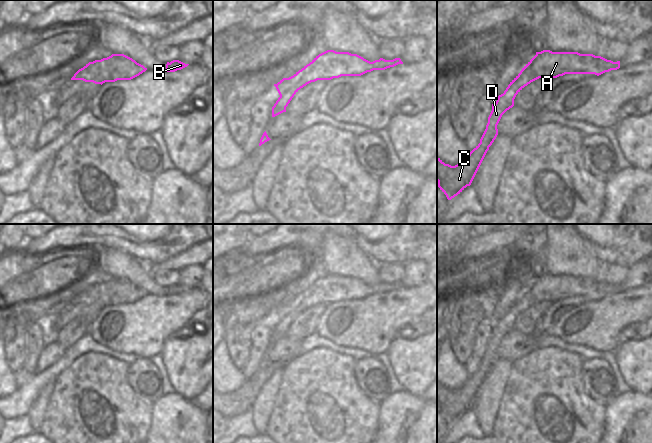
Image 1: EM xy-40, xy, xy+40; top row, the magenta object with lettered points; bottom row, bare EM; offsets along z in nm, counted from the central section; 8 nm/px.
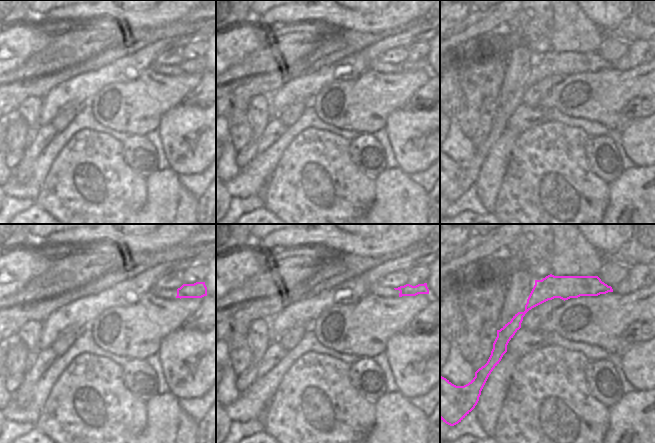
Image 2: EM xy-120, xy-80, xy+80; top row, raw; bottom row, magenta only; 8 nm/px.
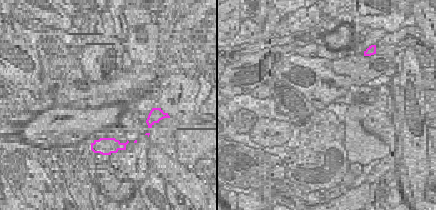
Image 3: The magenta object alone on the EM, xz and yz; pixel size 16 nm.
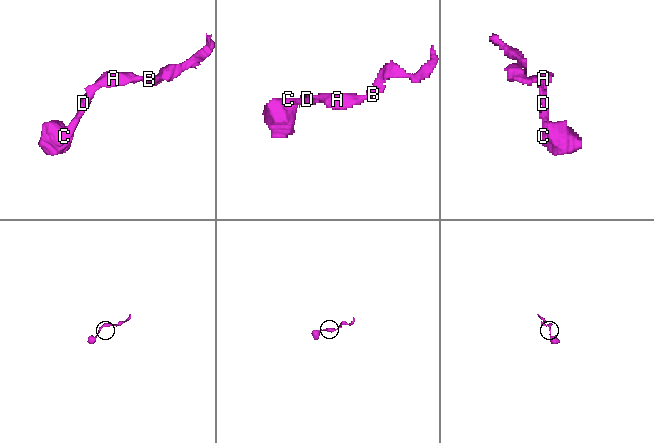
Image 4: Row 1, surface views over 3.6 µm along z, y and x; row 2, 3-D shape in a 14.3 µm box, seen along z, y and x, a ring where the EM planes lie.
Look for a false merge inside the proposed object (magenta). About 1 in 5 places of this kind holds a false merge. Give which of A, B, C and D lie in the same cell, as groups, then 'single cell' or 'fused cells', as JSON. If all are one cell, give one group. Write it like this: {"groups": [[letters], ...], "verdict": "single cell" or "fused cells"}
{"groups": [["A", "B", "C", "D"]], "verdict": "single cell"}

